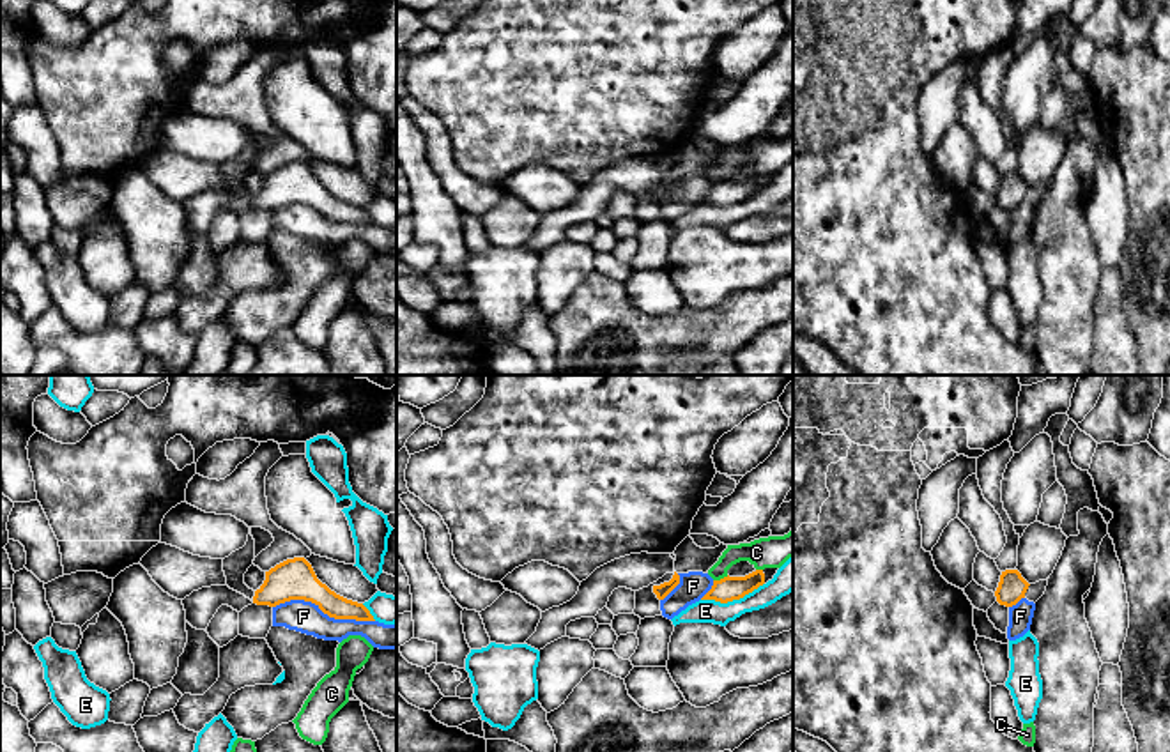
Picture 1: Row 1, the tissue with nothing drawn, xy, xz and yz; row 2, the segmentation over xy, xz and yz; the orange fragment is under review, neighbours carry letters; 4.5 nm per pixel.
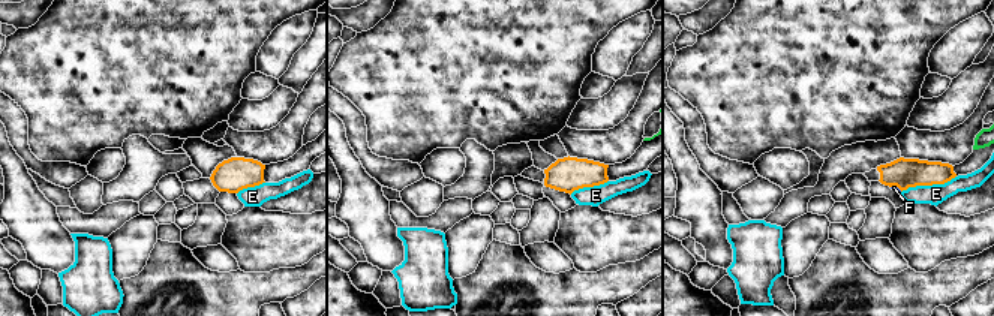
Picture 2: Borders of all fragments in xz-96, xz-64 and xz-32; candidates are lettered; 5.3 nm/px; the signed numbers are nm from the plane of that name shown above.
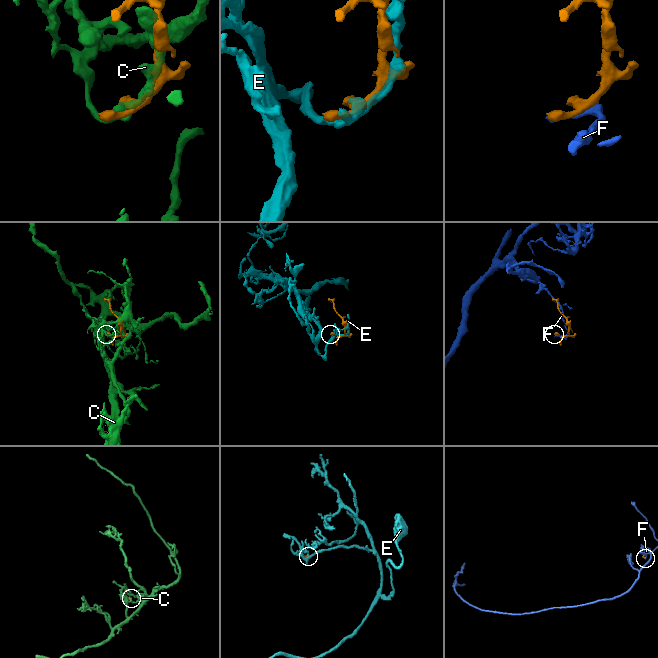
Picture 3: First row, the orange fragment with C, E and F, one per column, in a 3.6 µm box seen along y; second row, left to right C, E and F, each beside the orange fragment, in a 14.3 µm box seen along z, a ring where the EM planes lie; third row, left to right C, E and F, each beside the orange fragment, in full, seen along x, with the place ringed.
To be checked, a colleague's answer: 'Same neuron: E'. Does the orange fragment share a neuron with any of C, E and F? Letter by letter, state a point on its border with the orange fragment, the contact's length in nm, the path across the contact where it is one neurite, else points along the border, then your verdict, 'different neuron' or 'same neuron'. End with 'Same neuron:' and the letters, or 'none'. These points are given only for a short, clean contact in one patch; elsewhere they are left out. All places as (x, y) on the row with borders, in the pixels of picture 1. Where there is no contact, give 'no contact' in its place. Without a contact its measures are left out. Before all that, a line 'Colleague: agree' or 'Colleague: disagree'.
Colleague: disagree
C: meets orange in xz at (721, 579); contact 80 nm long; different neuron
E: meets orange in xz at (731, 600); contact 300 nm long; different neuron
F: meets orange in xy at (324, 613); contact 460 nm long; different neuron
Same neuron: none

